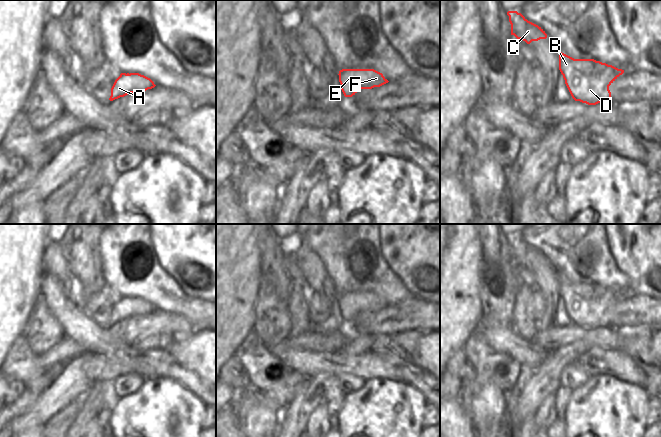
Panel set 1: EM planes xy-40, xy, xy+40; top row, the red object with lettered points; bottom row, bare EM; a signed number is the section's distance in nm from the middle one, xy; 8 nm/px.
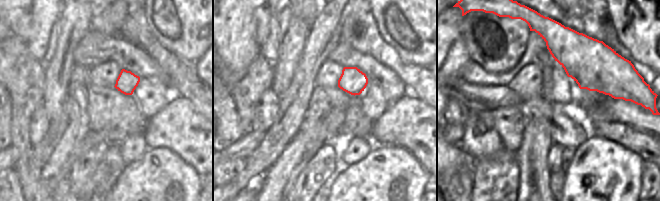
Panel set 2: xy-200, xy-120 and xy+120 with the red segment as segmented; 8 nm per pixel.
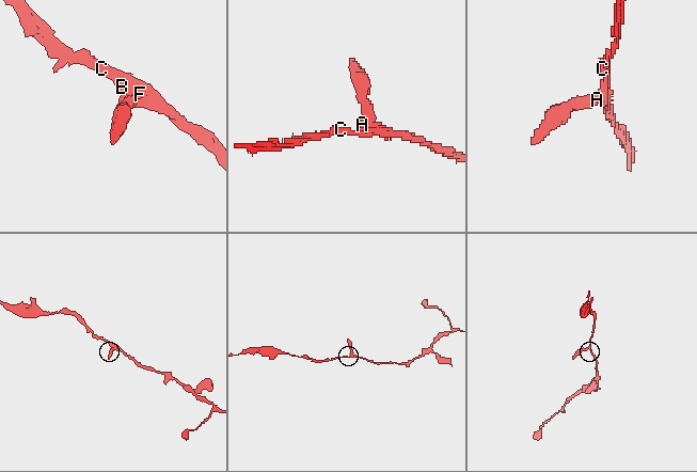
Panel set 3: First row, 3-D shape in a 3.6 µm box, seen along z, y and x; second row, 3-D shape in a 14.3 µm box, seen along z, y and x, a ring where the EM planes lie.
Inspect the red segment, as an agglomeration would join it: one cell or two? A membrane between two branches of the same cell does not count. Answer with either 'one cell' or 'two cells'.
two cells

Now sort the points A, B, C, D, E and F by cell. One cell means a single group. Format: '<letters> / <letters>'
A / B C D E F

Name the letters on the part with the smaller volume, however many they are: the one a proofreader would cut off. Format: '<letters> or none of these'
A

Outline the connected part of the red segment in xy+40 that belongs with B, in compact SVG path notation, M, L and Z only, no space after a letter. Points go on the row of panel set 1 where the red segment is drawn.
M560 51L559 70L575 101L588 105L611 103L609 86L624 73L594 59L574 59Z

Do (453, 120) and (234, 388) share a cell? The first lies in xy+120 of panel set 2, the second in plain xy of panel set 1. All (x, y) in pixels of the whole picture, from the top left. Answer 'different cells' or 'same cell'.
same cell

